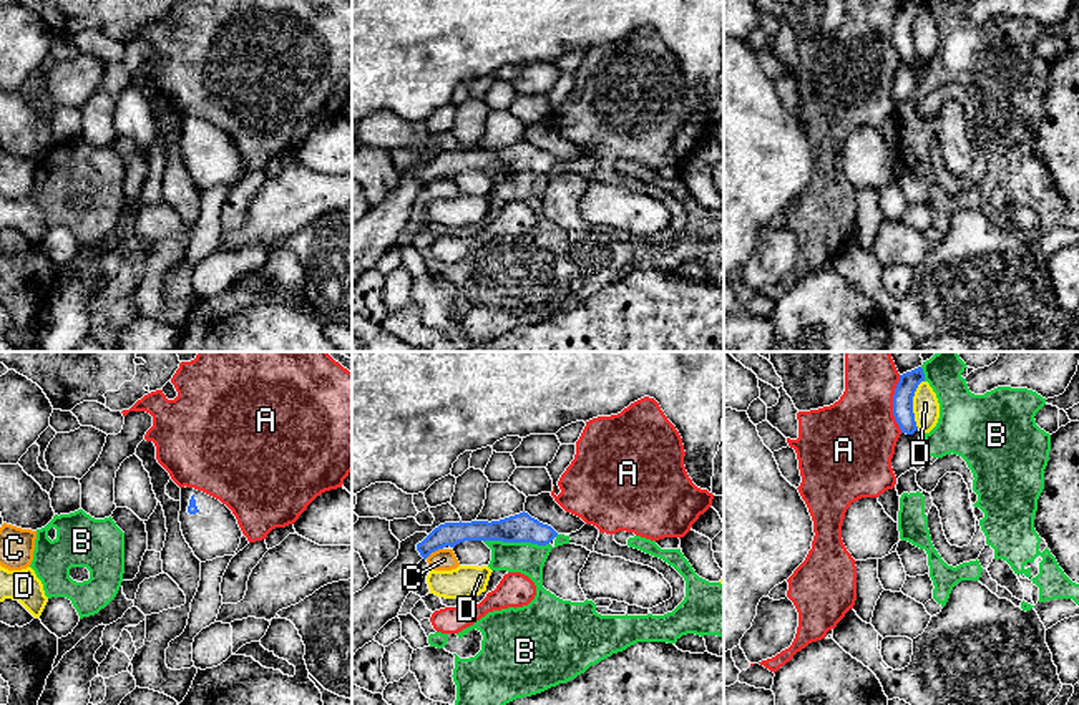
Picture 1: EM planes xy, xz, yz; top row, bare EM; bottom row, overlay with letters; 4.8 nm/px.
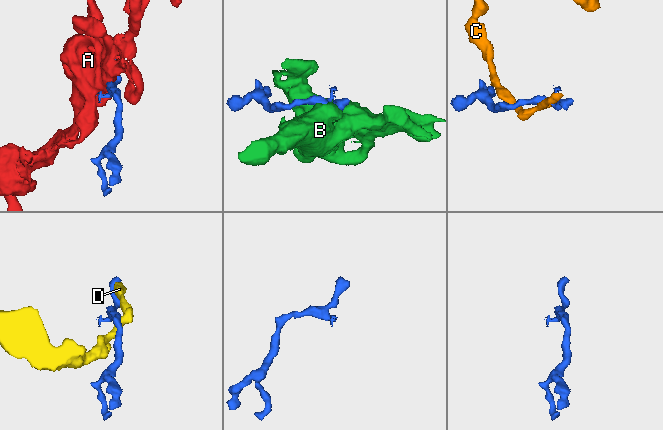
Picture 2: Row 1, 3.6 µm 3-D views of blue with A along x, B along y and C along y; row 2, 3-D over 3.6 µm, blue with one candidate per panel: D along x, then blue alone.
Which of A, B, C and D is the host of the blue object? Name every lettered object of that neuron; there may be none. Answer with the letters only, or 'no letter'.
no letter

